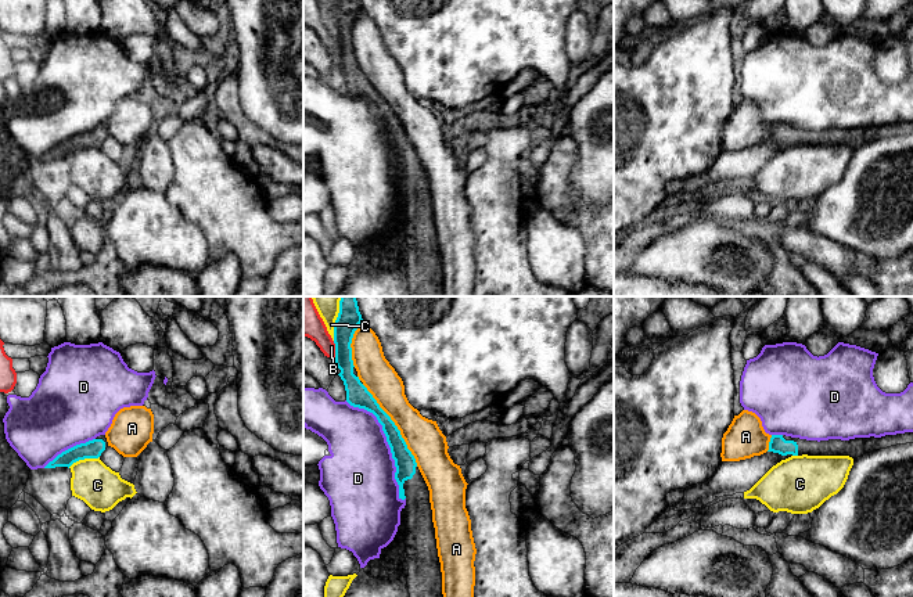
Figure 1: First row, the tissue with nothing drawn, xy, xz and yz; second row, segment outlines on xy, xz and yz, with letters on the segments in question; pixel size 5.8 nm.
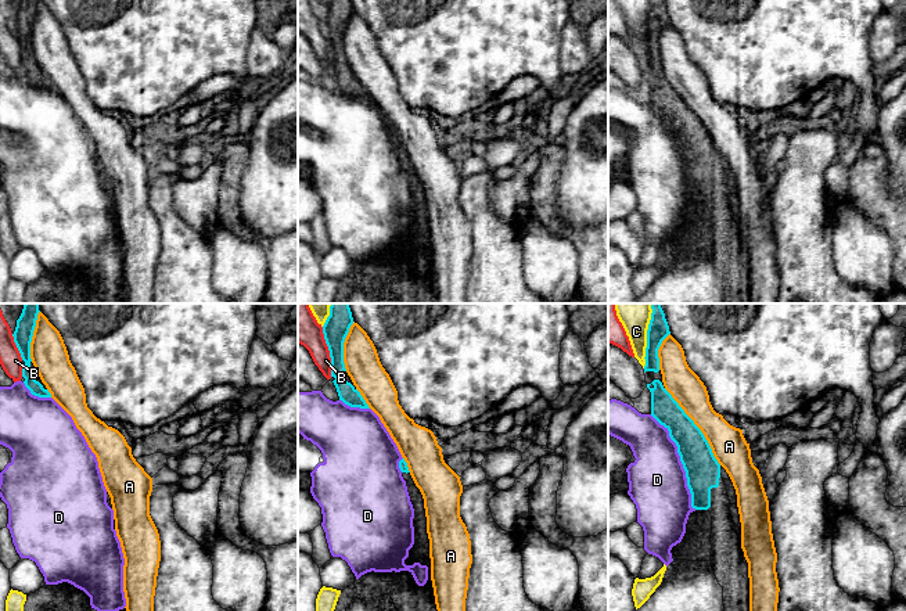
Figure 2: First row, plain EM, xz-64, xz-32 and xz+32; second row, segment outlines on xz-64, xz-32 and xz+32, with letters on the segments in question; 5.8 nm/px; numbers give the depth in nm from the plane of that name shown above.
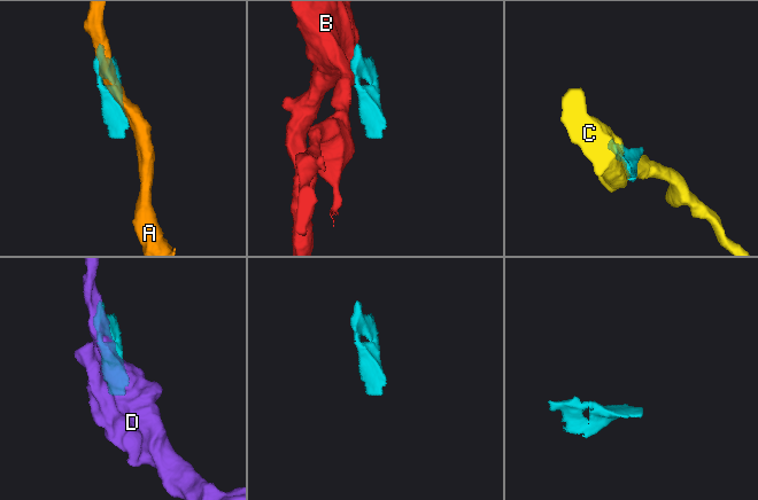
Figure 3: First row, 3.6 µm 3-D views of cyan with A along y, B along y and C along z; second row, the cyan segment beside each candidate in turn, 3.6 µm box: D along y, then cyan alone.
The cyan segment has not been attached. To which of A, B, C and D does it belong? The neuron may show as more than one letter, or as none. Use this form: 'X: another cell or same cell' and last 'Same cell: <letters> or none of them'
A: another cell
B: another cell
C: another cell
D: another cell
Same cell: none of them

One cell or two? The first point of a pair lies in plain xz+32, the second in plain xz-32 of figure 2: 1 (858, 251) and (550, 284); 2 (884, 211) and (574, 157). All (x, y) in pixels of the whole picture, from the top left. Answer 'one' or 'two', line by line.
1: one
2: two

